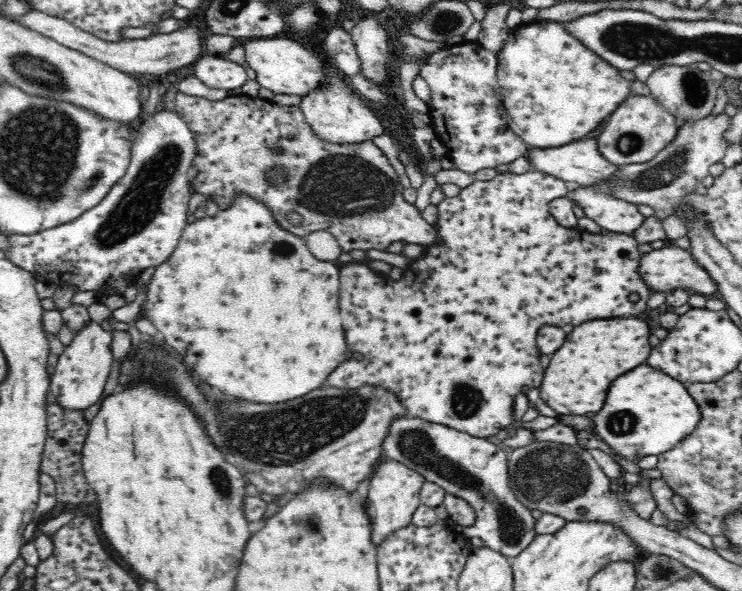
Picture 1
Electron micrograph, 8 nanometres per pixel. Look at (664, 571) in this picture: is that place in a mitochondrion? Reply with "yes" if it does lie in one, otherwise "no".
yes

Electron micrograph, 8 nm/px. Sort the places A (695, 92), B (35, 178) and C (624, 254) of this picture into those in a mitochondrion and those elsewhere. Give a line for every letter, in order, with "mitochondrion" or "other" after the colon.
A: mitochondrion
B: mitochondrion
C: other

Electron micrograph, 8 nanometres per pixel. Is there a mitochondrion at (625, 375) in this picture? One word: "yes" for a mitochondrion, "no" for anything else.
no

